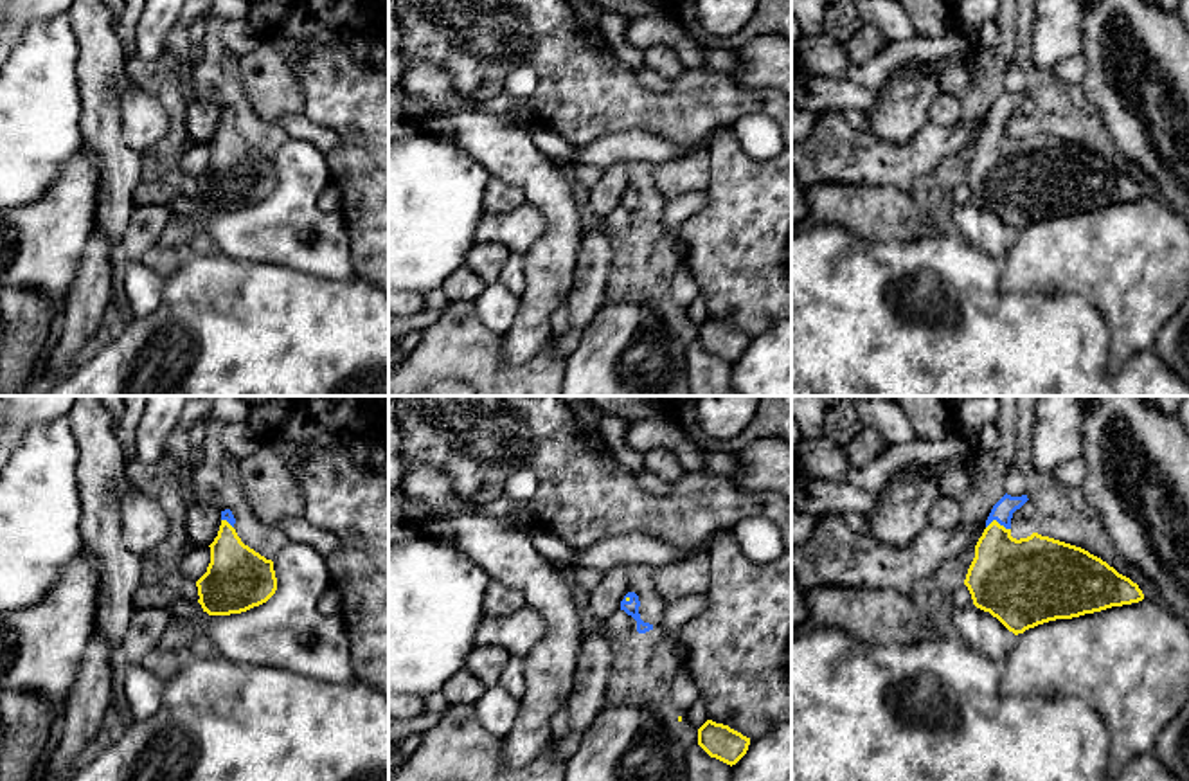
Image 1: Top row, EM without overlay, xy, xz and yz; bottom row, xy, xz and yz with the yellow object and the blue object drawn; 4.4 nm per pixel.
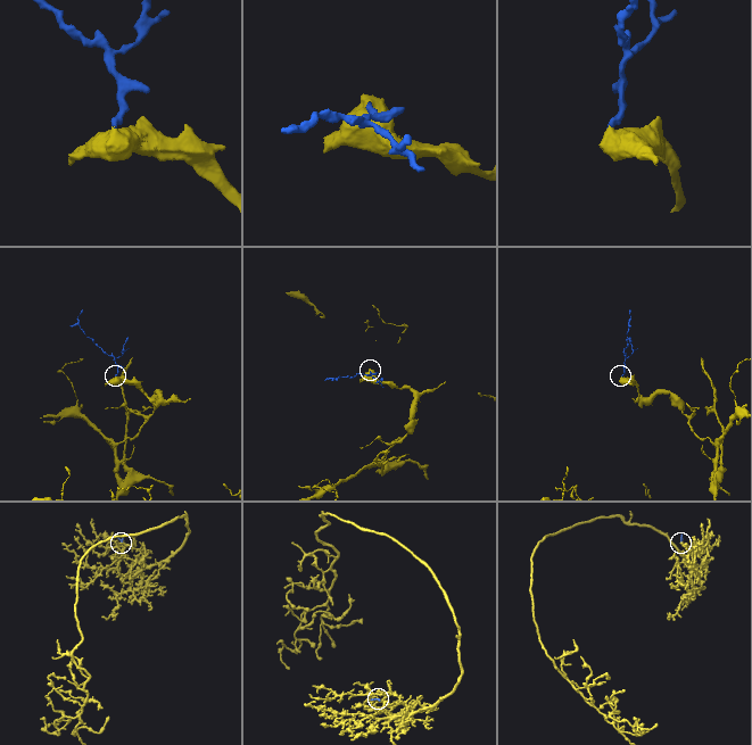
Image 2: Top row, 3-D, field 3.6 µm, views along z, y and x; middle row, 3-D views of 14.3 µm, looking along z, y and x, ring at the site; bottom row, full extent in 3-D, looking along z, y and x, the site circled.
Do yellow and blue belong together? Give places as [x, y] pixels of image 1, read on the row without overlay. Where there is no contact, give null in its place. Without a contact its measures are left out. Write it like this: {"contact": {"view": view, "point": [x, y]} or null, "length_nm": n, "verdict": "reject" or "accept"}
{"contact": {"view": "yz", "point": [997, 119]}, "length_nm": 110, "verdict": "accept"}

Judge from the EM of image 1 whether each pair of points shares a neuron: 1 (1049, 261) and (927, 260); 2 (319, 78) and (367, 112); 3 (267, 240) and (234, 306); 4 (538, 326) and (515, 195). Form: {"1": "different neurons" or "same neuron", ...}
{"1": "different neurons", "2": "same neuron", "3": "different neurons", "4": "different neurons"}

